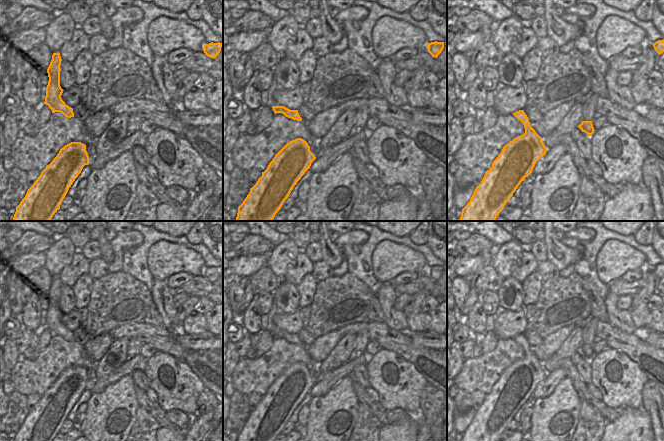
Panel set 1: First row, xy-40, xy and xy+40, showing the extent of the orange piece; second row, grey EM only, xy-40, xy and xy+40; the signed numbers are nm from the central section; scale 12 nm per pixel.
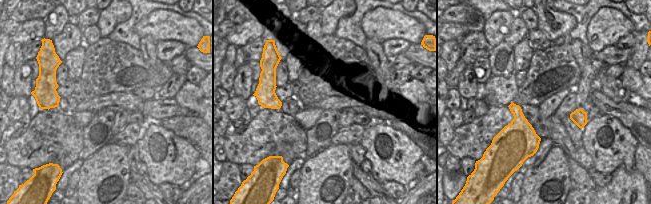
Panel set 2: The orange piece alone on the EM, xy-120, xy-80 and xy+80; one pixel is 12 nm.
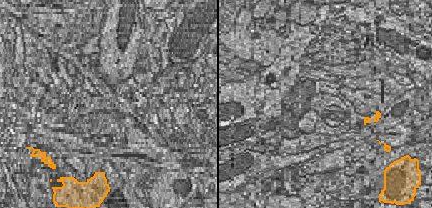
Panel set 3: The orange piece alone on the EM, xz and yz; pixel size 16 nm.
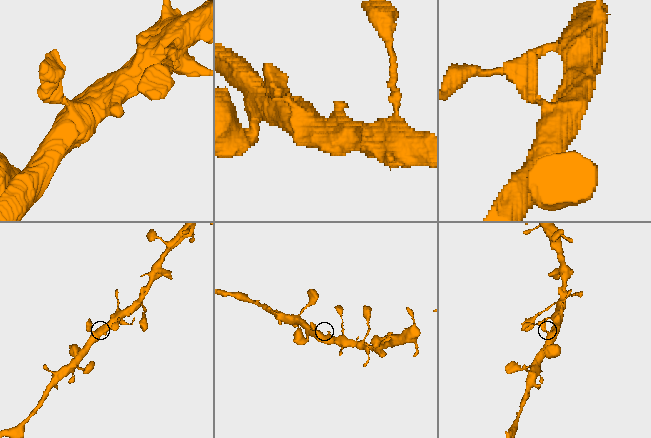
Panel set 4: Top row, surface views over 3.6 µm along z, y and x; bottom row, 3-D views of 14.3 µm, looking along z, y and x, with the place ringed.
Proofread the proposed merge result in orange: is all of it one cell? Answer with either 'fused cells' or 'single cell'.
single cell

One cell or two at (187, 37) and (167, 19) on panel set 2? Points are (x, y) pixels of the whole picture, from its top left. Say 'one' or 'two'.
one

